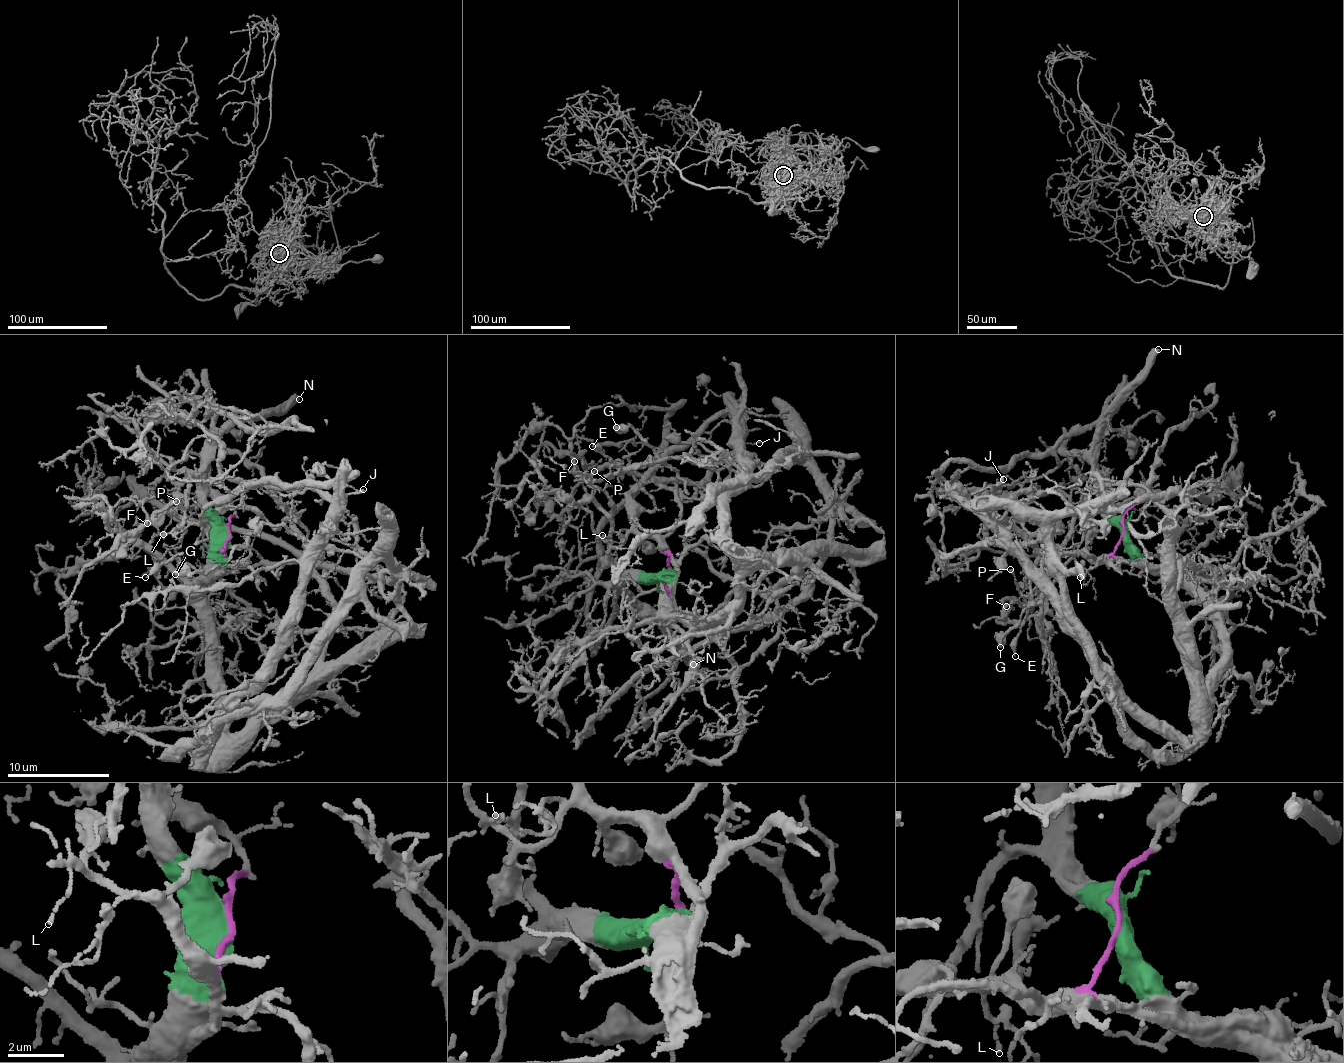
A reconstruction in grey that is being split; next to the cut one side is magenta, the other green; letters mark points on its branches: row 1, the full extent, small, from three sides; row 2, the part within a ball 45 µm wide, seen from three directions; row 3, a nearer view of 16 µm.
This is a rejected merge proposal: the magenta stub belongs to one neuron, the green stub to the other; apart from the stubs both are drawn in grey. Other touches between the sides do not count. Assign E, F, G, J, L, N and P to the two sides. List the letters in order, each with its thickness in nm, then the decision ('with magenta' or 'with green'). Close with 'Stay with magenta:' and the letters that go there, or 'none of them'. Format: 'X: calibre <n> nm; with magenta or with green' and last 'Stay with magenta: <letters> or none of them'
E: calibre 190 nm; with magenta
F: calibre 180 nm; with green
G: calibre 500 nm; with magenta
J: calibre 100 nm; with magenta
L: calibre 120 nm; with magenta
N: calibre 500 nm; with green
P: calibre 180 nm; with green
Stay with magenta: E, G, J, L

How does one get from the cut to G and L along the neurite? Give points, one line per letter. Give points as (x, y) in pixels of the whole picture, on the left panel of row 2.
G: (227, 534), (222, 548), (243, 545), (249, 536), (205, 572), (175, 574)
L: (227, 534), (226, 547), (215, 545), (201, 525), (171, 514), (163, 533)

